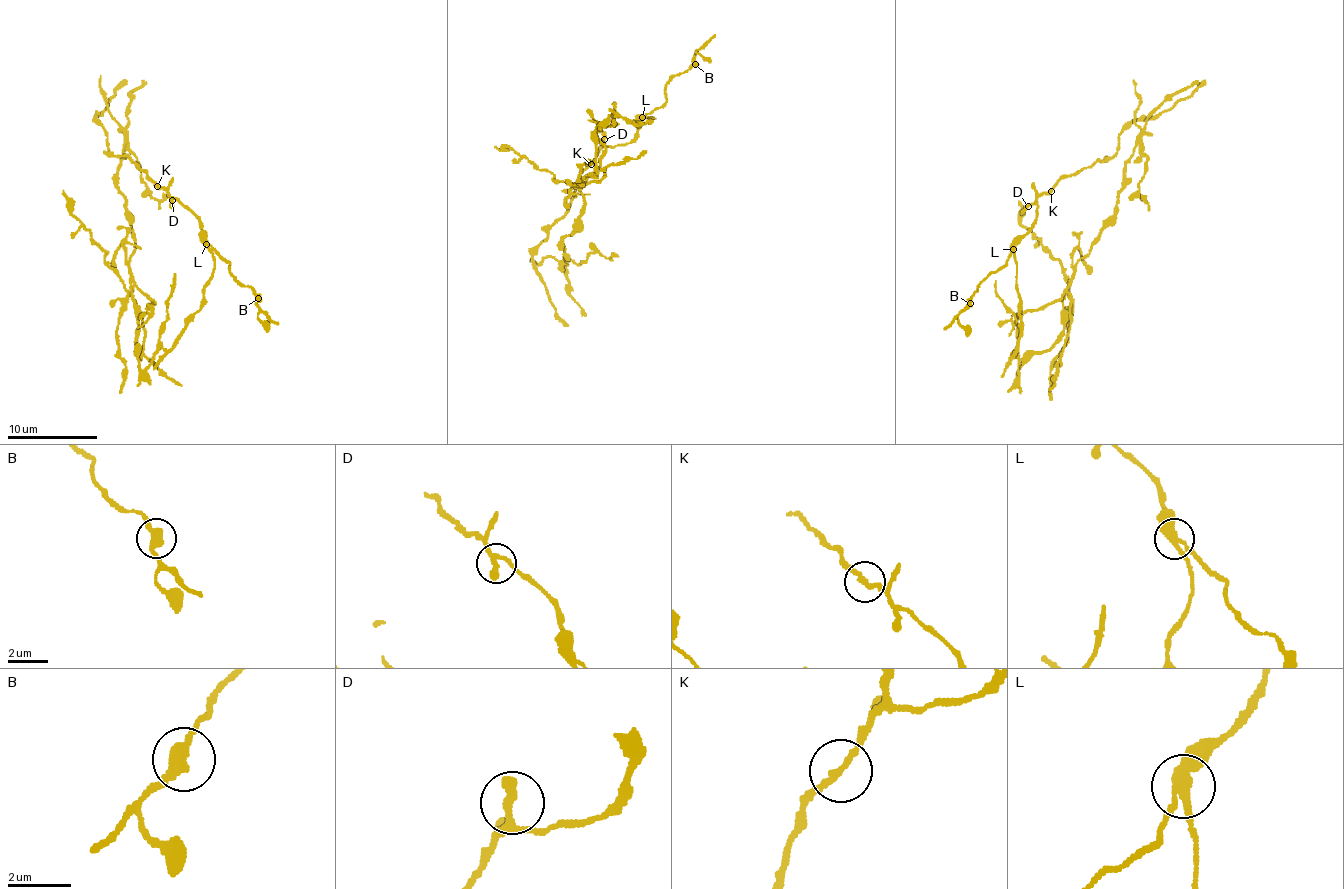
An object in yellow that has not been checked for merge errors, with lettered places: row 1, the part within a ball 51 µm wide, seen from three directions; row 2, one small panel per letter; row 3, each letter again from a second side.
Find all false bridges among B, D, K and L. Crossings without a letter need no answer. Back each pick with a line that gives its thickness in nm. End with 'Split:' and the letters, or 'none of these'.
K: 220 nm
L: 320 nm
Split: K, L

